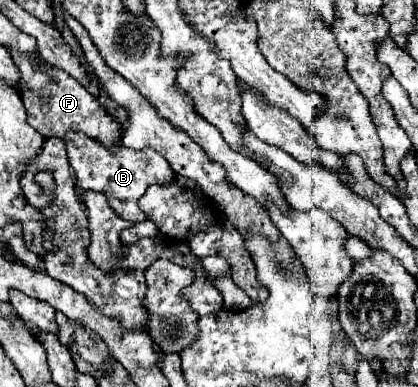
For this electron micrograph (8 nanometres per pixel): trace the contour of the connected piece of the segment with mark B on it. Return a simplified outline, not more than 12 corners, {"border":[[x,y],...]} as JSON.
{"border":[[66,133],[76,187],[104,193],[130,223],[138,199],[174,179],[154,149],[116,149]]}

